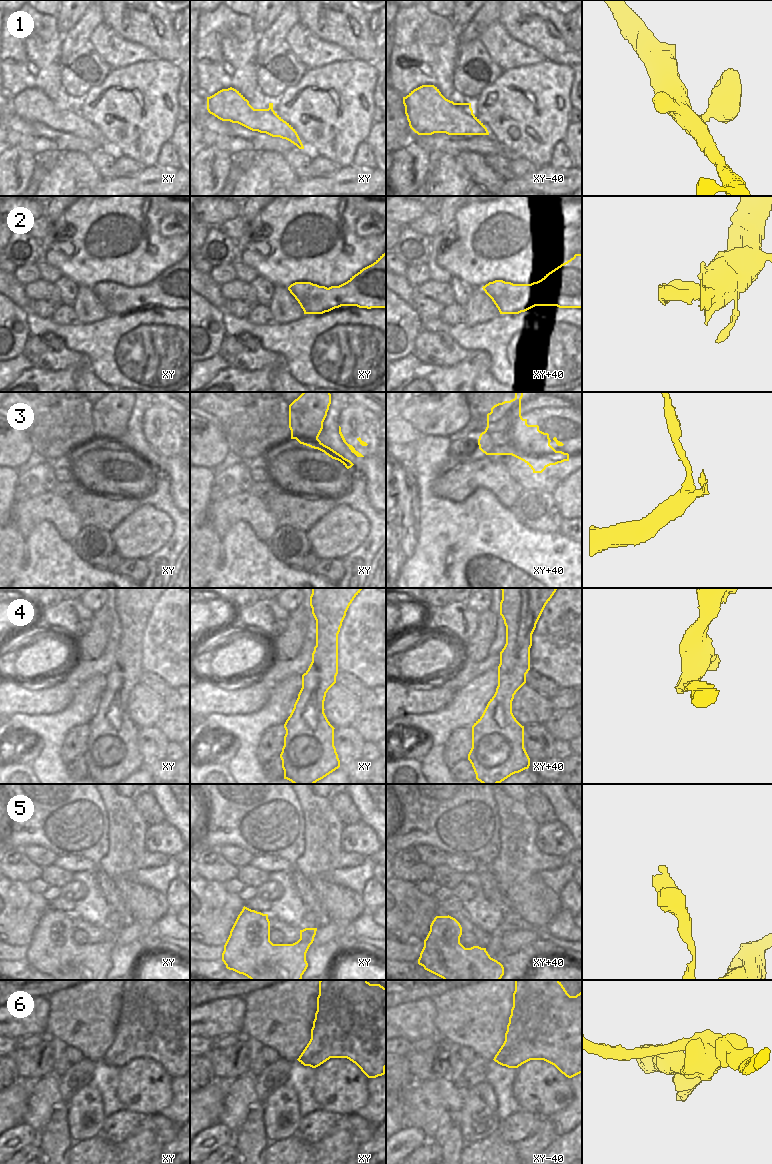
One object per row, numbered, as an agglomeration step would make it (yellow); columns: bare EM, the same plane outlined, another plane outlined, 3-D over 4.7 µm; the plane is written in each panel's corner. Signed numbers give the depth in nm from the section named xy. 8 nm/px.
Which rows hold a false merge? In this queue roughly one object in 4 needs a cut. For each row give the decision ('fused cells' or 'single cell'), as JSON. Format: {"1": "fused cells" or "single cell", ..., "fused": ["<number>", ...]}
{"1": "single cell", "2": "fused cells", "3": "fused cells", "4": "single cell", "5": "single cell", "6": "fused cells", "fused": ["2", "3", "6"]}

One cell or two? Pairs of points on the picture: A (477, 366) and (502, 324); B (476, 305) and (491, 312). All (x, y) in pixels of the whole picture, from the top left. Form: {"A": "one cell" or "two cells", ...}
{"A": "two cells", "B": "one cell"}

